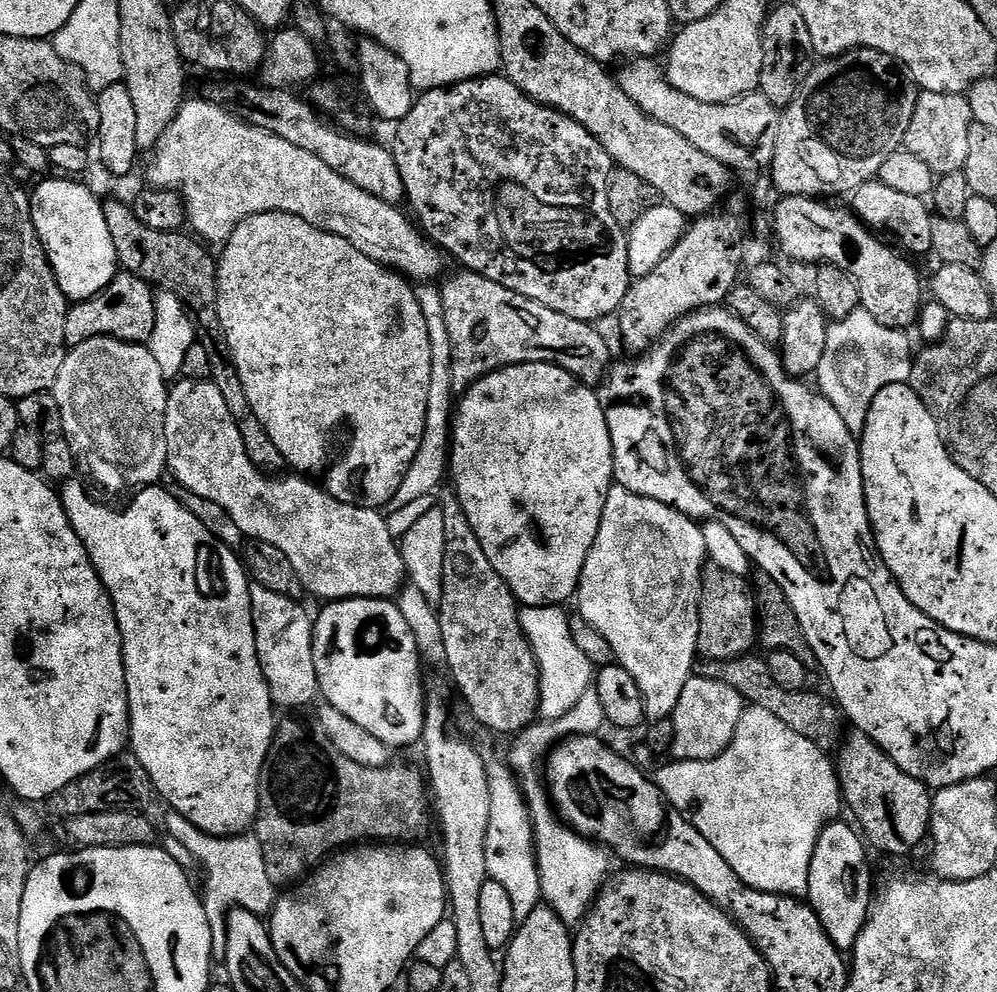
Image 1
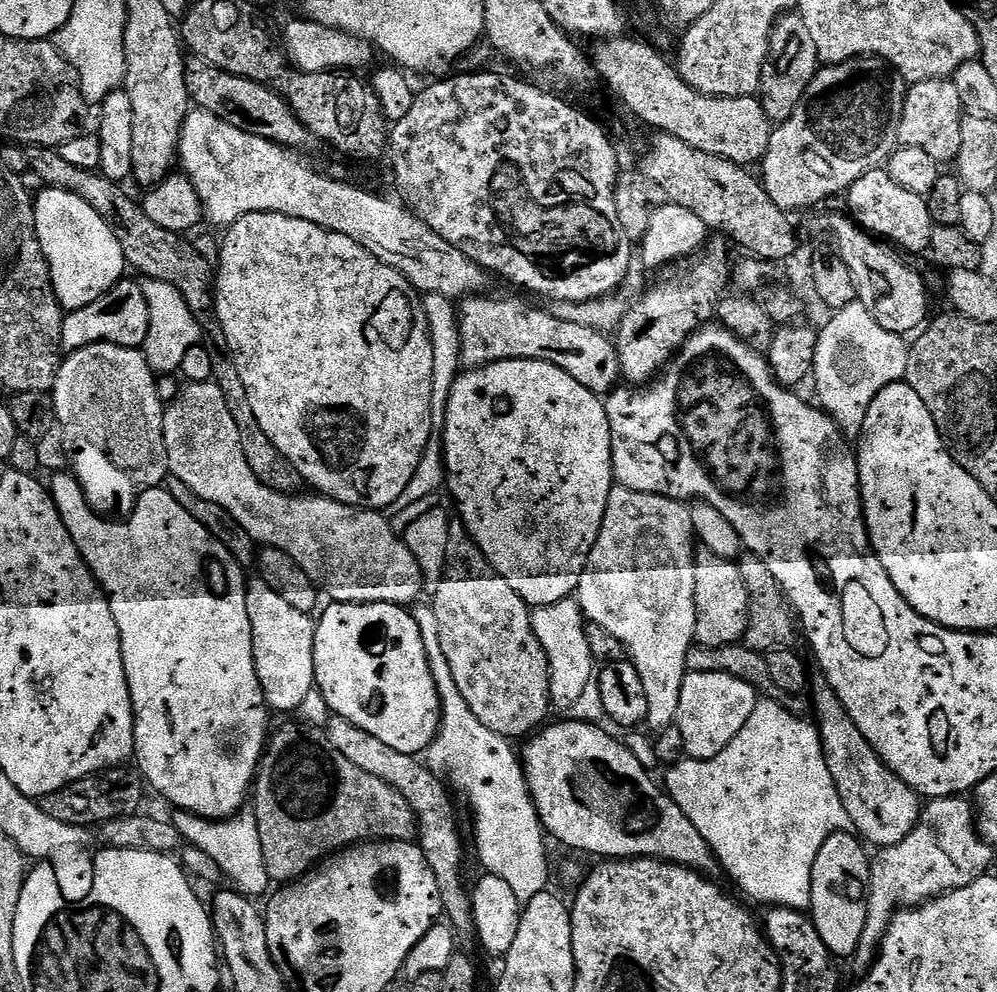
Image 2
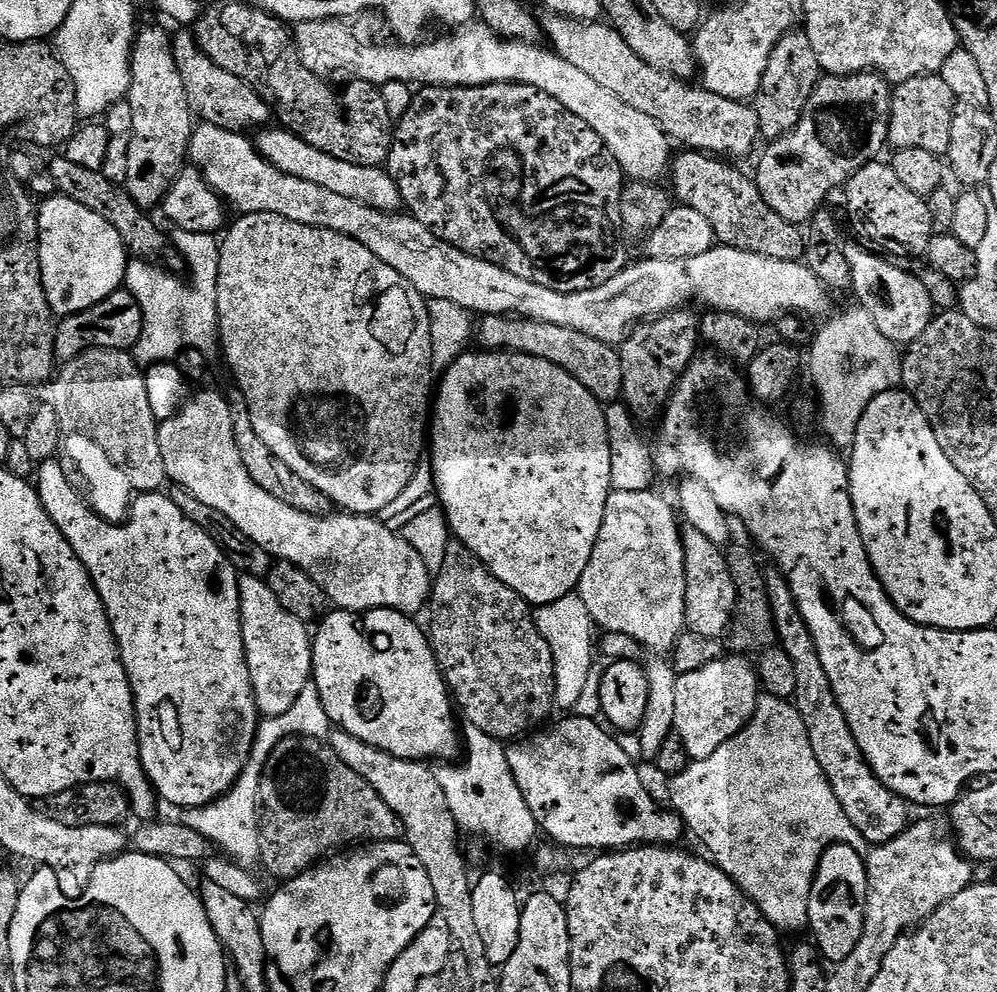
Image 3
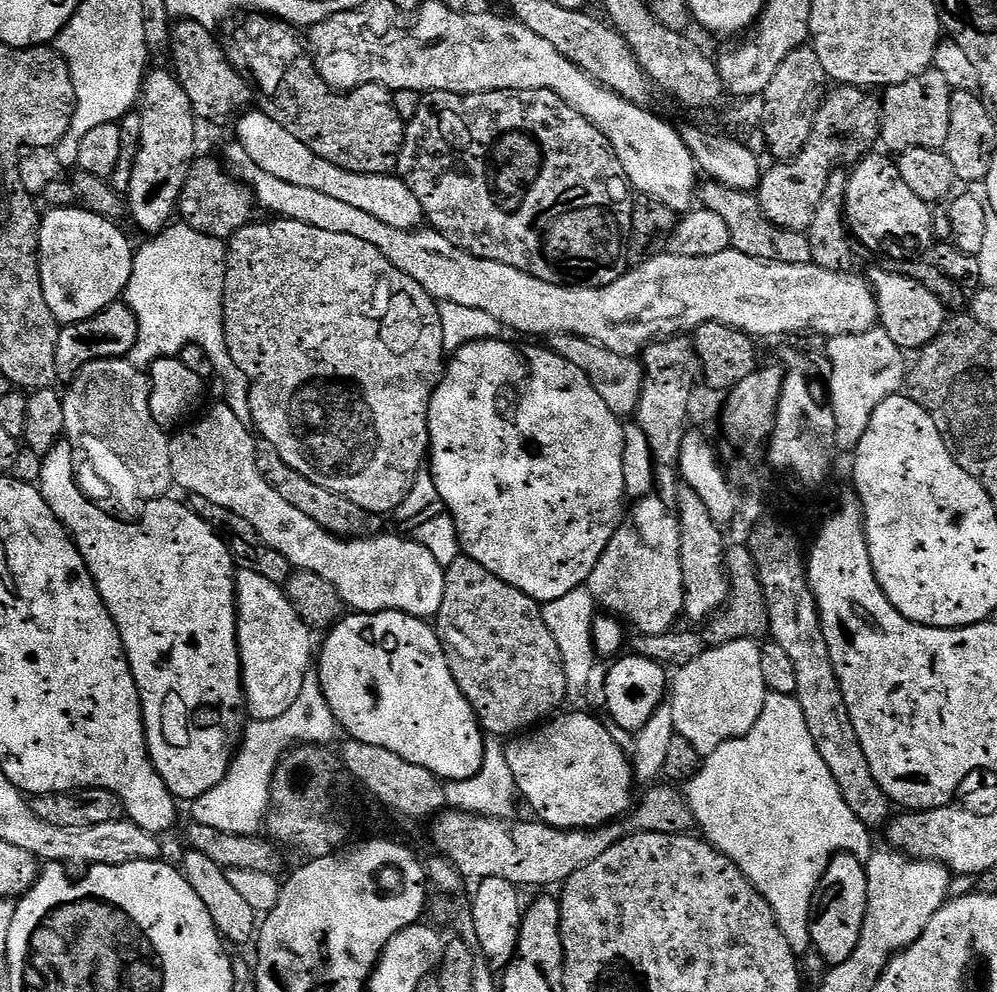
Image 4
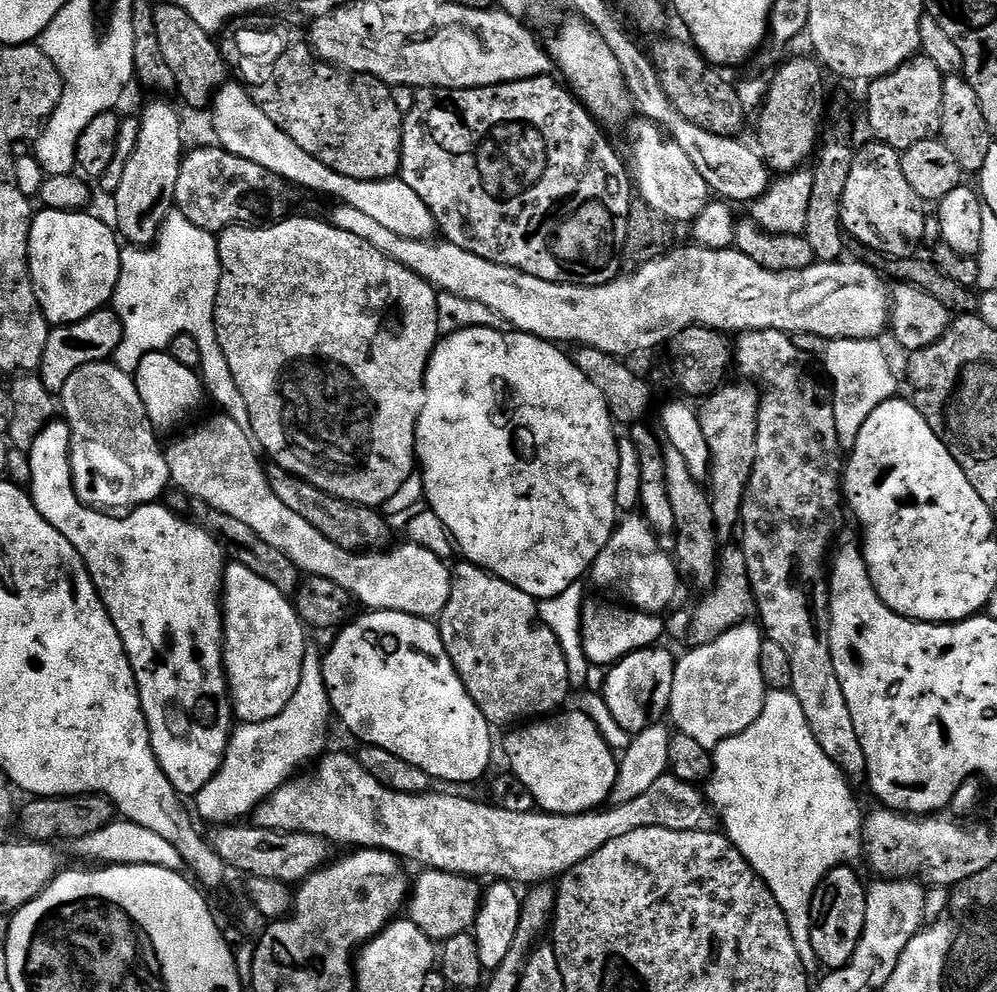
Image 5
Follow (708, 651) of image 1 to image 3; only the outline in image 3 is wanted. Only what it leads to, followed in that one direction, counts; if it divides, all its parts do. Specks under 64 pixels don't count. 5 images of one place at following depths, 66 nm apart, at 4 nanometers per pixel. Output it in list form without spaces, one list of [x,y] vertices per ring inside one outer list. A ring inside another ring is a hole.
[[[685,527],[684,565],[686,566],[686,618],[687,631],[702,634],[702,638],[721,639],[731,629],[736,619],[736,605],[740,603],[740,591],[736,589],[736,579],[732,567],[728,565],[725,549],[710,542],[706,534]]]

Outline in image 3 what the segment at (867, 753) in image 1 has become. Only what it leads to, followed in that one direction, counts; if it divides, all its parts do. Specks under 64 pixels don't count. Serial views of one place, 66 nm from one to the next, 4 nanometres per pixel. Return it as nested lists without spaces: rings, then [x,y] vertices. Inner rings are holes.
[[[773,579],[770,591],[779,643],[786,650],[786,654],[794,658],[794,666],[798,666],[800,683],[798,707],[800,713],[804,715],[805,722],[808,723],[814,756],[818,758],[842,810],[846,810],[846,818],[850,818],[850,822],[858,826],[862,838],[866,838],[872,846],[890,842],[898,838],[898,834],[907,830],[910,823],[910,817],[908,817],[910,805],[907,800],[902,799],[878,779],[862,754],[850,730],[850,722],[846,722],[846,714],[838,702],[830,678],[820,661],[820,654],[816,649],[811,630],[798,615],[797,600],[793,596],[793,590],[789,587],[787,579]]]

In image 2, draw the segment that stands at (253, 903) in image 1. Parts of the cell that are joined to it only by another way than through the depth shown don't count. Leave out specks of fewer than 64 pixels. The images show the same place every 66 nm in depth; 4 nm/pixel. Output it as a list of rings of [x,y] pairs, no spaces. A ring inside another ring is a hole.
[[[176,810],[171,813],[170,819],[183,841],[198,846],[198,850],[210,854],[210,858],[218,862],[223,879],[229,880],[232,883],[229,885],[235,891],[249,898],[257,898],[256,896],[262,895],[264,891],[269,891],[266,858],[262,858],[262,838],[258,838],[255,811],[241,810],[226,820],[207,820],[193,812]]]

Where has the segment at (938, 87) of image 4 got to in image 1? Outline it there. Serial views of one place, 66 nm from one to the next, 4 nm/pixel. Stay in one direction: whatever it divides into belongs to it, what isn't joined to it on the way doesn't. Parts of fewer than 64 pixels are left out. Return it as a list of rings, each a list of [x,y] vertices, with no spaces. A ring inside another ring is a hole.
[[[925,92],[916,97],[914,116],[904,135],[903,147],[910,154],[918,154],[936,177],[963,172],[966,153],[970,151],[970,126],[972,111],[967,95],[958,92]]]

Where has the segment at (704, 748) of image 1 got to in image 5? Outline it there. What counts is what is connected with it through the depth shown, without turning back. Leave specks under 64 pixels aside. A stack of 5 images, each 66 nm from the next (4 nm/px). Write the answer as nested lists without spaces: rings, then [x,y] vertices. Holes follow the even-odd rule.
[[[745,622],[740,624],[734,630],[730,630],[726,634],[722,634],[722,638],[718,638],[714,642],[710,642],[701,648],[693,647],[692,652],[688,652],[684,657],[679,657],[676,660],[676,669],[674,670],[674,690],[670,694],[670,702],[668,703],[668,712],[672,720],[676,723],[674,726],[676,732],[686,734],[690,738],[694,738],[694,742],[699,742],[703,748],[714,750],[722,742],[726,742],[726,738],[734,738],[738,734],[746,731],[751,724],[758,718],[758,714],[762,714],[762,706],[764,705],[764,697],[766,689],[764,687],[764,679],[762,678],[762,666],[758,666],[758,654],[760,653],[760,646],[762,643],[762,632],[755,623]]]

